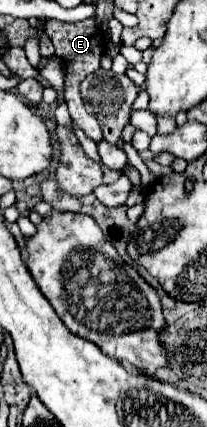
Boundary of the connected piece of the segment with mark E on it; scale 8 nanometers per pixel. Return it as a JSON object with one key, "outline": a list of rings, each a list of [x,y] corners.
{"outline":[[[95,18],[75,22],[75,24],[61,24],[57,20],[49,20],[45,32],[47,32],[47,36],[51,38],[51,42],[55,46],[55,56],[61,58],[65,62],[65,68],[67,68],[67,74],[65,74],[65,102],[67,102],[67,108],[69,108],[69,114],[71,114],[73,122],[85,132],[87,138],[91,138],[93,142],[101,142],[103,140],[101,128],[99,128],[95,116],[87,114],[85,104],[83,104],[81,94],[79,94],[79,84],[87,74],[91,74],[99,68],[99,58],[105,50],[105,36],[95,26]]]}

